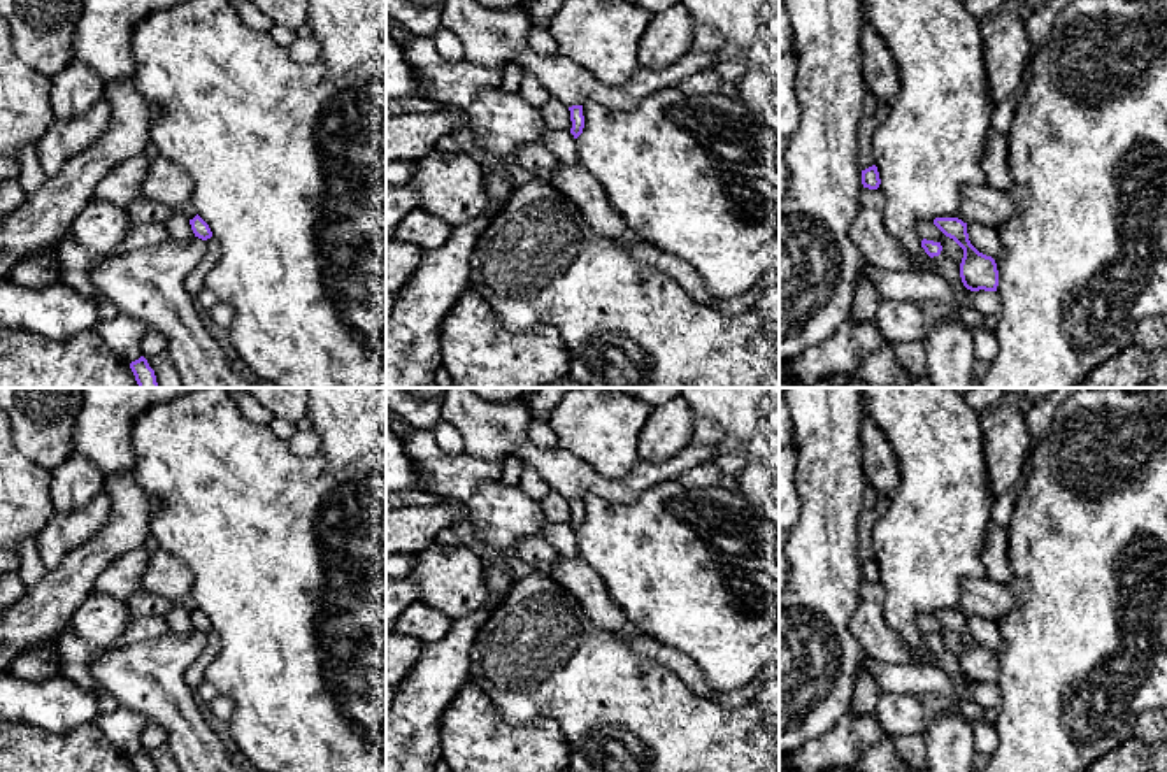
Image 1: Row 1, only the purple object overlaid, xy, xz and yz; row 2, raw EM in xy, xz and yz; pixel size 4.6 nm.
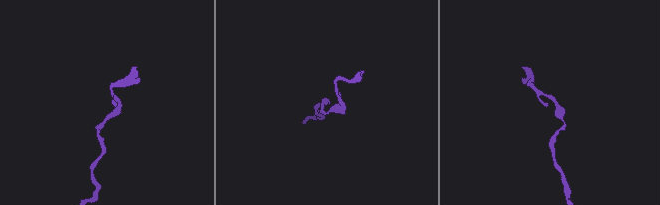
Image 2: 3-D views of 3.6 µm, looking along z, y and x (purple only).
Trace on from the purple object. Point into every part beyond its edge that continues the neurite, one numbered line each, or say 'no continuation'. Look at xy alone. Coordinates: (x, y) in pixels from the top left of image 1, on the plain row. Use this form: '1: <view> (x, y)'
no continuation

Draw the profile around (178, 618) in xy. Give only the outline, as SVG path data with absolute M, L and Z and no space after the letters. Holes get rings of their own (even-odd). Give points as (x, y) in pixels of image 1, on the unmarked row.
M170 602L170 611L165 619L170 630L179 635L190 635L195 632L190 612L177 602Z

